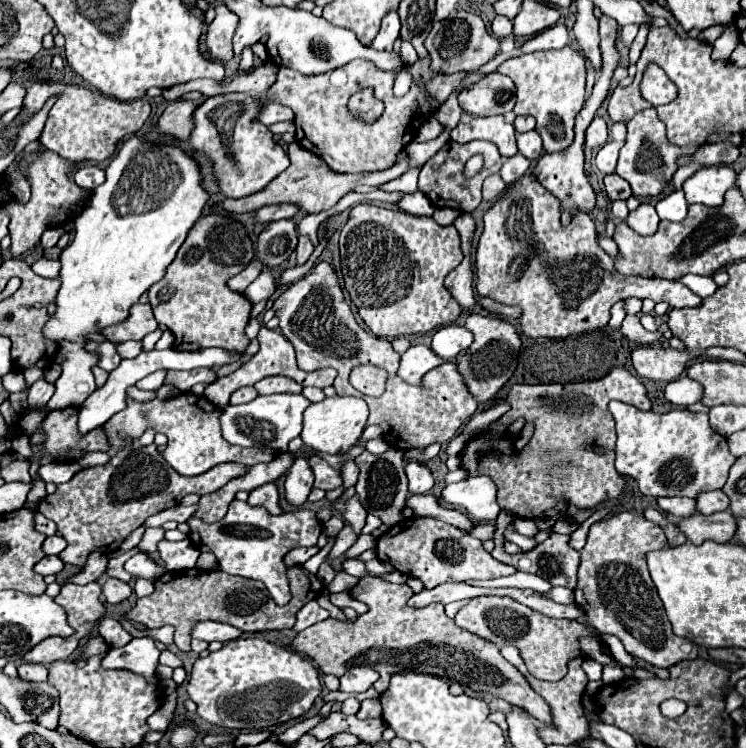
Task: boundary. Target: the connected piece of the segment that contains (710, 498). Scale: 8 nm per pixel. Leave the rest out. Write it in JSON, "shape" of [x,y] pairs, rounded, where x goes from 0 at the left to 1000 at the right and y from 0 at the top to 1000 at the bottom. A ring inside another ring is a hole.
{"shape":[[[968,655],[938,660],[933,666],[933,671],[936,671],[936,684],[941,684],[941,687],[968,684],[968,682],[976,682],[976,676],[979,676],[979,668],[976,668],[976,663]]]}

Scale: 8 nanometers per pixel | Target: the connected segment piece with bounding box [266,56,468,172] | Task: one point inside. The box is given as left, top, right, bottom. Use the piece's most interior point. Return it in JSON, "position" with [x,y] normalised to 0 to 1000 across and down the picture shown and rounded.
{"position":[495,197]}

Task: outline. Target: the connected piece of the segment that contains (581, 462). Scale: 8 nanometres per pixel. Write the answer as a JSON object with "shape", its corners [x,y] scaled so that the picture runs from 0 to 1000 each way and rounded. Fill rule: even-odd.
{"shape":[[[823,492],[810,505],[791,508],[791,511],[721,513],[721,516],[692,513],[692,516],[686,516],[678,535],[684,537],[686,545],[670,561],[676,561],[676,567],[686,567],[692,559],[700,556],[700,559],[705,559],[705,564],[716,564],[718,575],[716,575],[710,594],[705,594],[705,599],[694,604],[686,599],[686,591],[681,586],[676,586],[676,583],[660,586],[657,580],[646,580],[646,583],[633,586],[625,594],[625,599],[617,604],[619,626],[627,628],[627,636],[651,634],[665,644],[670,679],[689,684],[689,690],[716,695],[716,693],[727,690],[729,682],[745,676],[748,671],[761,671],[761,674],[769,674],[772,679],[786,682],[786,679],[796,679],[799,674],[804,674],[812,666],[826,666],[834,658],[836,639],[823,626],[820,599],[826,591],[826,580],[823,580],[820,553],[815,551],[815,537],[831,535],[831,537],[855,543],[858,548],[871,548],[871,535],[866,529],[866,519],[861,516],[861,511],[850,500],[845,500],[839,492]],[[786,594],[796,594],[796,596],[810,599],[810,607],[799,607],[794,602],[786,602]]]}

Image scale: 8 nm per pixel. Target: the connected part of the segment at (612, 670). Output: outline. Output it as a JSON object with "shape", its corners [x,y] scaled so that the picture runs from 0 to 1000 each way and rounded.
{"shape":[[[820,885],[820,888],[812,888],[810,890],[810,898],[807,898],[807,914],[823,914],[828,909],[836,906],[836,893],[834,888],[828,885]]]}

